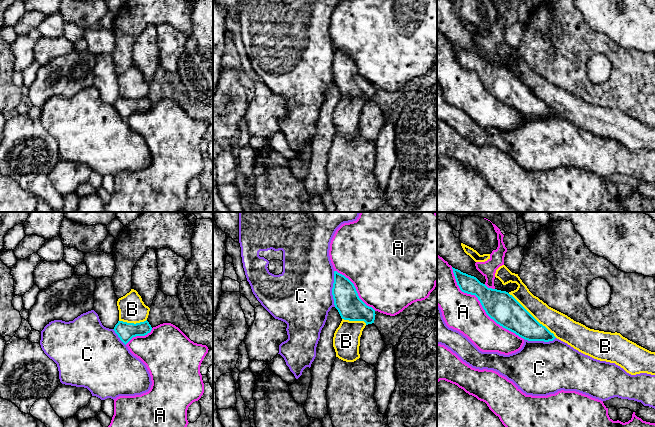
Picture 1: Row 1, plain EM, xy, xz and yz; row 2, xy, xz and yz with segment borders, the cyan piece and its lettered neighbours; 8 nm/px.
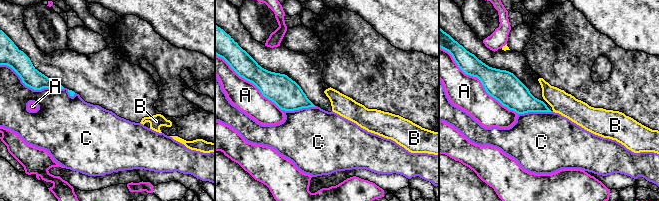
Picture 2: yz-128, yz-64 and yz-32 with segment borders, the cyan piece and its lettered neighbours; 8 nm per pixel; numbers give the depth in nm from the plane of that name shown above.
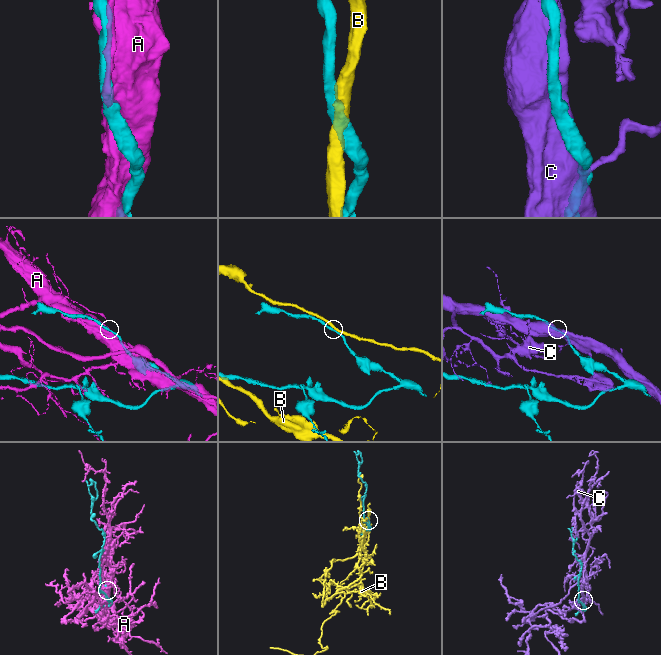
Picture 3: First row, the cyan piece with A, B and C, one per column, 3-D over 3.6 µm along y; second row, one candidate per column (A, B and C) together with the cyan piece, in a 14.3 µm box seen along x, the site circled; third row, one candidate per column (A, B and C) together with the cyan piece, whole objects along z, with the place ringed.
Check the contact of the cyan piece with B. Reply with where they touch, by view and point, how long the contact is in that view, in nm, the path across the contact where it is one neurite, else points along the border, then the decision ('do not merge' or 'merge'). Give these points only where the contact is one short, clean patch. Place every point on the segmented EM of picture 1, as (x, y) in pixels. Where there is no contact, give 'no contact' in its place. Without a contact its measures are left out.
yz (531, 315) | 550 nm | do not merge

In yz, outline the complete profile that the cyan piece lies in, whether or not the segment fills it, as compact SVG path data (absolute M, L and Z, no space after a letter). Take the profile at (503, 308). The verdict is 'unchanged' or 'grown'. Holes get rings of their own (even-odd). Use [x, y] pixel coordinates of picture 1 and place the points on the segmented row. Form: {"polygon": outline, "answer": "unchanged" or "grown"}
{"polygon": "M452 269L460 290L475 295L486 314L503 328L528 341L549 342L556 338L508 292L488 288L476 277Z", "answer": "unchanged"}

